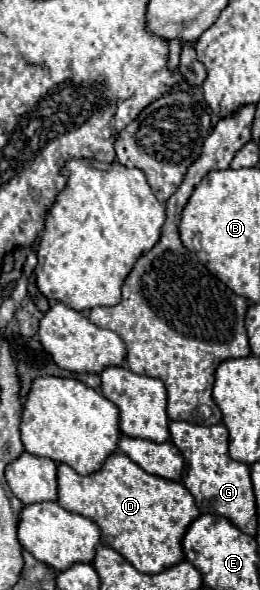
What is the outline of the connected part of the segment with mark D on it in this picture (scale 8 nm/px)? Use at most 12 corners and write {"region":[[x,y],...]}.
{"region":[[122,452],[80,476],[58,464],[58,504],[94,520],[138,572],[184,560],[200,516],[180,482]]}

